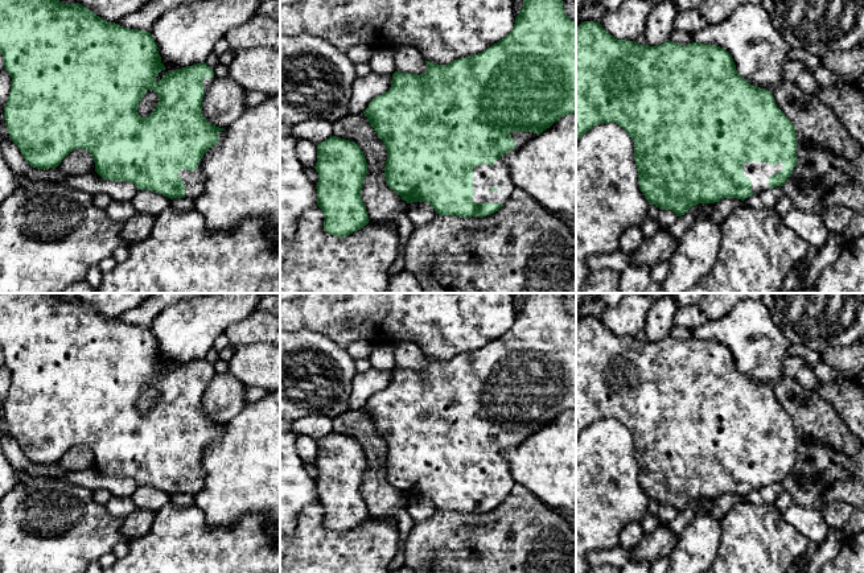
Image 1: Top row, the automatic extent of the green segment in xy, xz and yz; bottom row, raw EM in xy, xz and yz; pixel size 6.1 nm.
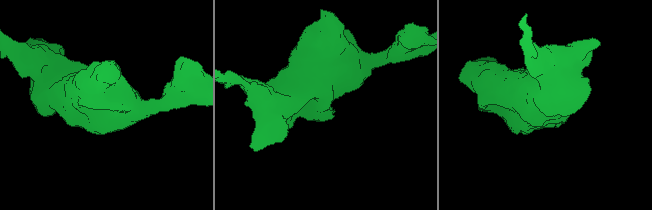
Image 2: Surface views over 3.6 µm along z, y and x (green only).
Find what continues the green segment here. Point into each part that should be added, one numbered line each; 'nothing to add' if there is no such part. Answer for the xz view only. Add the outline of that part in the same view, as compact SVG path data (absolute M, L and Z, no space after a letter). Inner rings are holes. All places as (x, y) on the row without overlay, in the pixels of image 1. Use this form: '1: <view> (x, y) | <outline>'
1: xz (485, 473) | M502 454L493 461L482 459L473 463L473 498L505 500L515 486L509 463Z

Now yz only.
1: yz (758, 468) | M749 457L744 459L744 471L750 474L753 489L760 490L769 485L769 473L779 469L782 462L782 458L770 461L769 458Z

